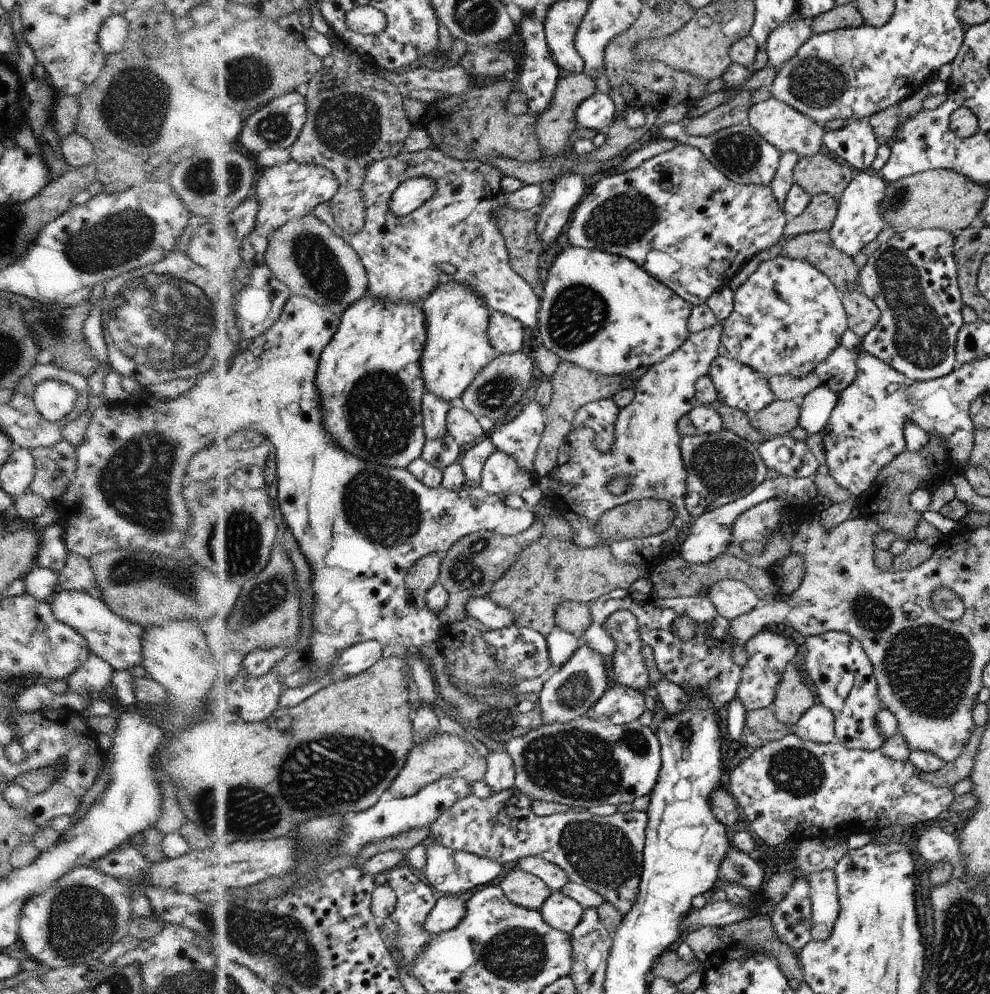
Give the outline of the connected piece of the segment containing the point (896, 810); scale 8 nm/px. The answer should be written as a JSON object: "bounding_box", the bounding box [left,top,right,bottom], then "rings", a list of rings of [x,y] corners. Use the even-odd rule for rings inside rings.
{"bounding_box":[727,735,958,848],"rings":[[[787,735],[778,741],[764,742],[762,748],[758,748],[752,754],[748,756],[744,762],[730,774],[730,785],[727,790],[734,796],[737,801],[737,807],[740,810],[742,816],[750,820],[752,824],[752,831],[757,833],[758,836],[764,840],[764,842],[771,848],[780,848],[783,844],[790,843],[792,841],[798,841],[799,839],[848,839],[851,835],[859,832],[878,832],[884,828],[884,826],[900,825],[908,830],[915,827],[920,822],[928,822],[935,818],[940,818],[945,815],[952,804],[955,802],[955,798],[958,797],[955,794],[954,786],[934,786],[929,781],[921,778],[921,772],[909,758],[904,760],[895,760],[889,758],[883,753],[882,749],[875,749],[874,751],[863,749],[850,749],[839,741],[833,741],[832,743],[819,744],[811,741],[803,740],[798,735]]]}

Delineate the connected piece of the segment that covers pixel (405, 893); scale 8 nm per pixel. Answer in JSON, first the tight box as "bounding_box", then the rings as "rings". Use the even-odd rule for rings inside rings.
{"bounding_box":[382,864,439,976],"rings":[[[408,864],[398,866],[396,869],[388,872],[387,875],[388,882],[386,884],[391,885],[399,895],[399,905],[395,914],[390,918],[390,922],[382,925],[382,928],[385,929],[384,936],[388,944],[391,944],[392,941],[392,944],[396,944],[400,948],[404,956],[402,964],[408,964],[406,969],[411,976],[415,976],[413,967],[417,957],[434,938],[425,930],[425,923],[436,909],[439,900],[436,898],[436,892],[434,892],[432,885],[428,883],[427,878]]]}

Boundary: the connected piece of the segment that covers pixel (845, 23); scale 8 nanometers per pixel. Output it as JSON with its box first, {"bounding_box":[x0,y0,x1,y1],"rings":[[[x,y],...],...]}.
{"bounding_box":[810,4,864,34],"rings":[[[854,4],[835,6],[828,13],[810,20],[813,33],[821,34],[839,29],[850,29],[860,27],[864,24],[862,12]]]}

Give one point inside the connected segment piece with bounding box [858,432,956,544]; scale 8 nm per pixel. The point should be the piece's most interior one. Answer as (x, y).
(888, 503)

